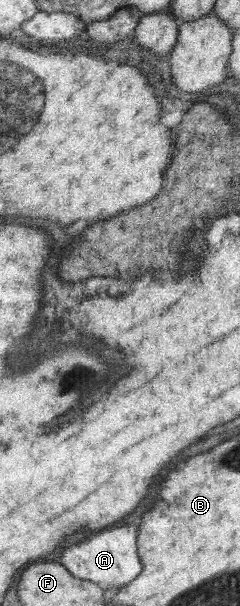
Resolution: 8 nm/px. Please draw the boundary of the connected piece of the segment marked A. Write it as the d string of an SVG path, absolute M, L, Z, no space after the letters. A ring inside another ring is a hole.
M124 524L116 528L108 527L98 532L90 532L86 535L77 535L72 539L72 544L62 550L59 562L66 566L67 570L75 578L98 583L114 590L118 586L126 586L143 574L144 563L138 550L140 526Z

